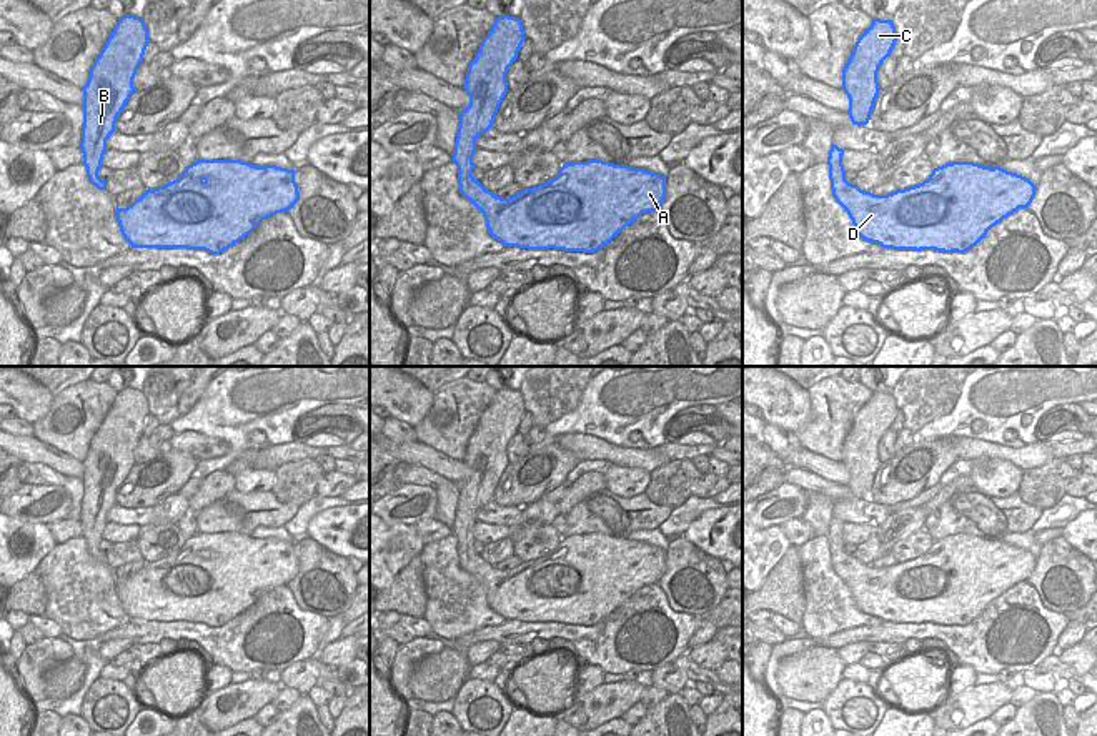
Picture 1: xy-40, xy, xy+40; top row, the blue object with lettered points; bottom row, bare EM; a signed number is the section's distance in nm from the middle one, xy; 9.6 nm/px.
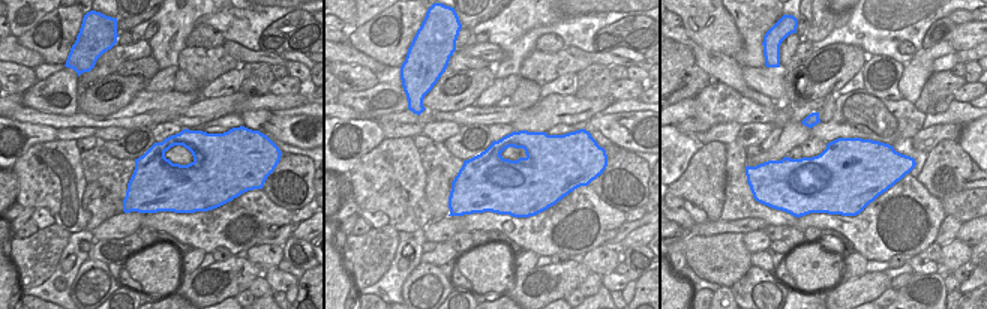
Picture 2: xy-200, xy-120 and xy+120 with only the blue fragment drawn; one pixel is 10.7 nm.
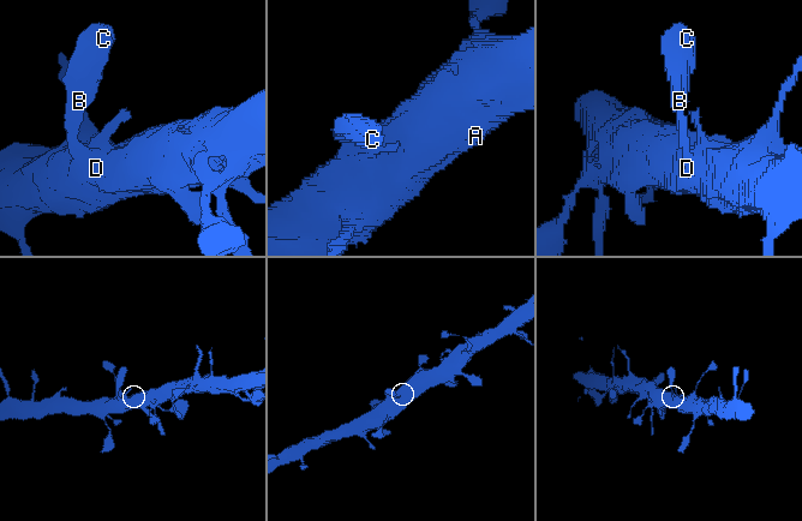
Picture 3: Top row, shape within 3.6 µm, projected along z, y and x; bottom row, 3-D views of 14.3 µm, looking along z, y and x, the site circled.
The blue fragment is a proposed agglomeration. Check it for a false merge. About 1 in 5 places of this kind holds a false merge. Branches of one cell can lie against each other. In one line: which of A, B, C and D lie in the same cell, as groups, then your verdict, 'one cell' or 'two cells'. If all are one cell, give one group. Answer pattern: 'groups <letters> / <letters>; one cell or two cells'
groups A B C D; one cell

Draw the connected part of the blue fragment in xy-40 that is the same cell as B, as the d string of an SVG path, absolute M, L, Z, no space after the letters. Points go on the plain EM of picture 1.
M123 388L118 391L100 428L95 431L83 463L83 500L80 521L87 550L98 563L107 554L98 550L103 540L107 513L132 466L133 451L150 416L143 391Z

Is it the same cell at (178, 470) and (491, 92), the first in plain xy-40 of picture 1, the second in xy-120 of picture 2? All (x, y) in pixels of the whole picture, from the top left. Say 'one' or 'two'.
two

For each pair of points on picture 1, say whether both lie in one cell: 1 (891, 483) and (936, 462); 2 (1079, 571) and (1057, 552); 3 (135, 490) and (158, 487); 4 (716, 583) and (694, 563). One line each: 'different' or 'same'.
1: same
2: same
3: same
4: same

